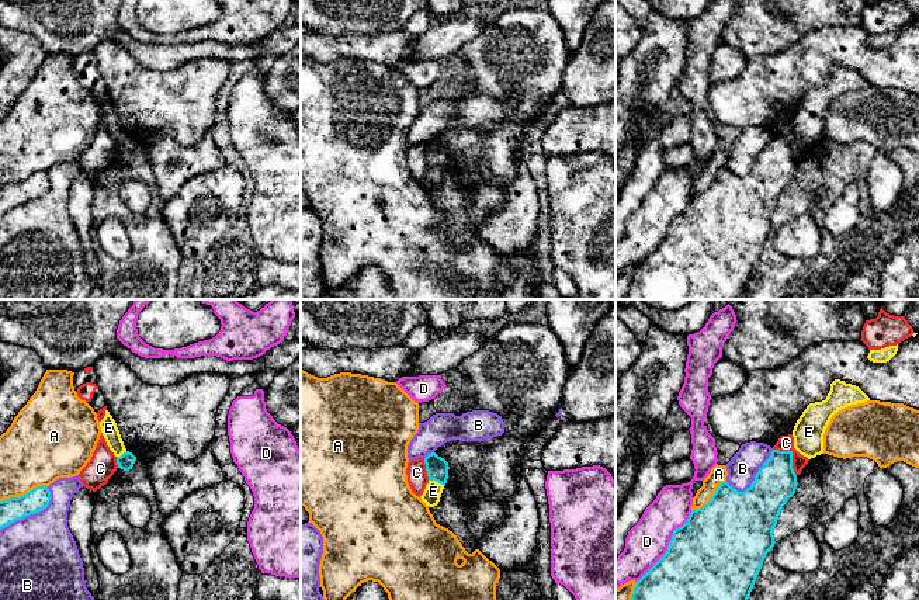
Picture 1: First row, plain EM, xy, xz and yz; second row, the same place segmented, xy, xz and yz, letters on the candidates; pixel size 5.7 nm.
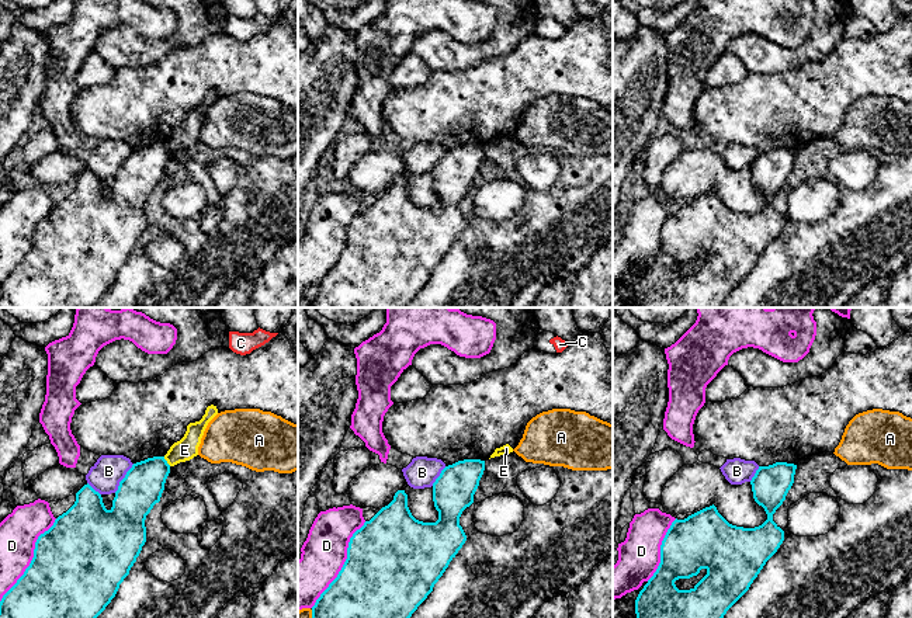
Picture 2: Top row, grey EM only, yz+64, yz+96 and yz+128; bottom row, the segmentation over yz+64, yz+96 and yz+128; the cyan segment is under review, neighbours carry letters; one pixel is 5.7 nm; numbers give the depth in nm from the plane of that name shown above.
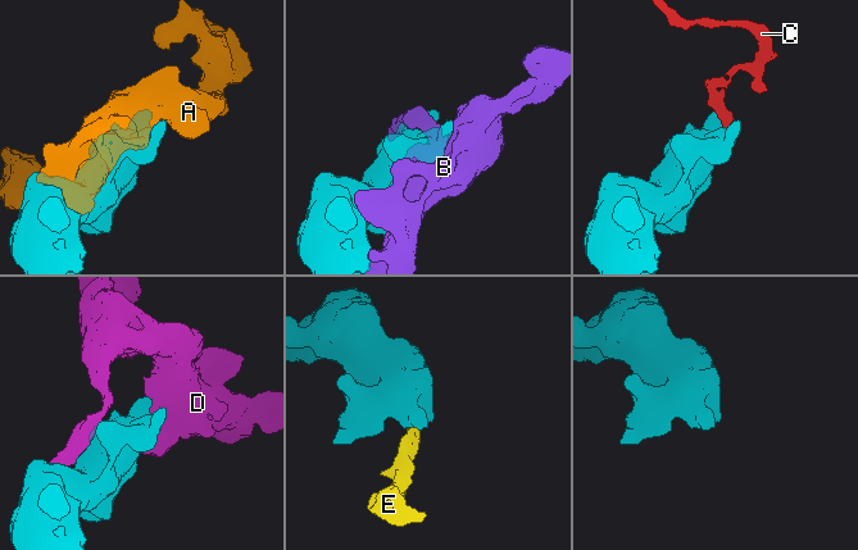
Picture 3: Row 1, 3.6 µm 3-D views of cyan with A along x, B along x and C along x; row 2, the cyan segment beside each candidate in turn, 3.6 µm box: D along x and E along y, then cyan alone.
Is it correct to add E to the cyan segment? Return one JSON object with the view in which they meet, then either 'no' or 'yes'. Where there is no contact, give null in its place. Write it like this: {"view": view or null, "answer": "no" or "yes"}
{"view": "xz", "answer": "no"}

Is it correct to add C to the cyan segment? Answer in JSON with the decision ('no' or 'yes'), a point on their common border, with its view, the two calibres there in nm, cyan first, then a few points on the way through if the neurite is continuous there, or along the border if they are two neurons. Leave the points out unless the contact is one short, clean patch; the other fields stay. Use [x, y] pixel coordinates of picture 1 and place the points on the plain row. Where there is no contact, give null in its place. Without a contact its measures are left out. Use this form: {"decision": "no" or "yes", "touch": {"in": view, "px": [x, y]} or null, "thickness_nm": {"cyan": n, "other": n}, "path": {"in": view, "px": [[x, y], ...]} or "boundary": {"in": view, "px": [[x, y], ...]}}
{"decision": "no", "touch": {"in": "yz", "px": [791, 141]}, "thickness_nm": {"cyan": 240, "other": 100}, "boundary": {"in": "yz", "px": [[773, 134], [791, 138], [791, 152], [796, 160]]}}

